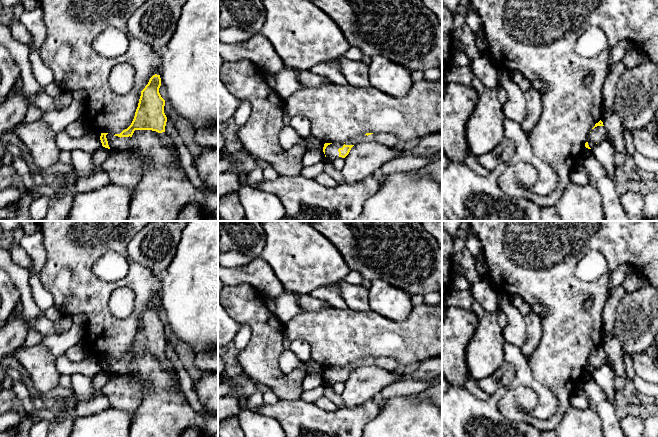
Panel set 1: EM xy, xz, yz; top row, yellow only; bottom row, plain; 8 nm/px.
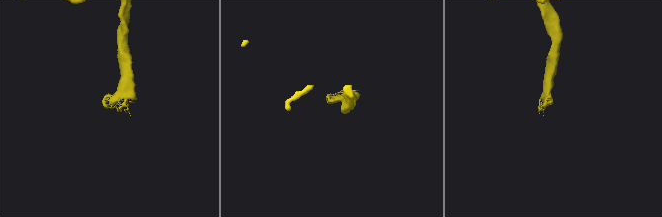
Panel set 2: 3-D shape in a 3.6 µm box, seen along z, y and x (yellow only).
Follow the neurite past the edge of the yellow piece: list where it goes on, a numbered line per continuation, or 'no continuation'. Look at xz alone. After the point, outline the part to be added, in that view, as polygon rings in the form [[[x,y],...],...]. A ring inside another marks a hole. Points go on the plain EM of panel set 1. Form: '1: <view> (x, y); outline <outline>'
1: xz (331, 375); outline [[[371,358],[371,359],[360,359],[357,362],[351,363],[346,365],[345,367],[332,367],[328,369],[325,373],[326,384],[333,385],[339,382],[338,373],[342,372],[343,369],[355,369],[360,366],[367,366],[367,365],[377,365],[385,370],[392,371],[394,370],[399,364],[393,358]]]

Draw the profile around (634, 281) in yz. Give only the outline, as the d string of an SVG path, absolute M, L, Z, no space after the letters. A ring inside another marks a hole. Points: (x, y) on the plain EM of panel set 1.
M632 270L621 283L621 286L626 293L633 293L643 287L650 285L651 284L649 280L635 270Z

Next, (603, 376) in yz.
M604 364L595 368L591 373L591 378L602 388L607 395L607 401L614 405L616 390L614 388L615 373L612 368Z

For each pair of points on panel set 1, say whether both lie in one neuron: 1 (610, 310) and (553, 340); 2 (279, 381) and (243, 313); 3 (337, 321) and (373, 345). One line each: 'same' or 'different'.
1: different
2: same
3: same

